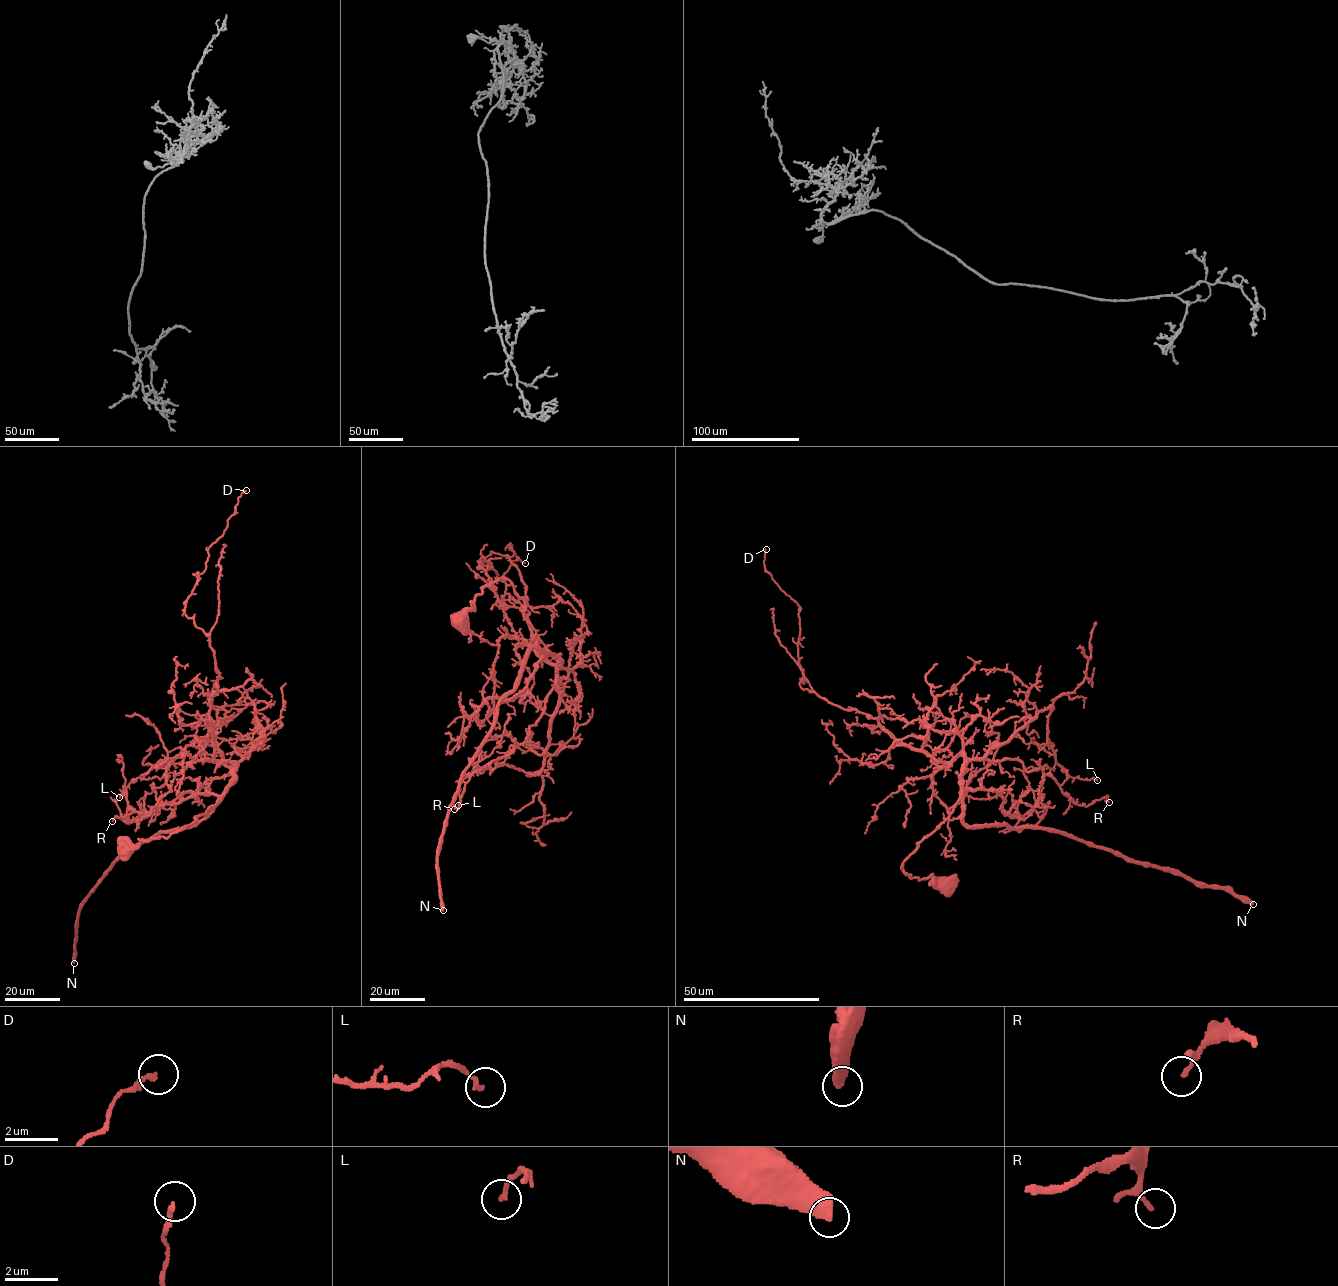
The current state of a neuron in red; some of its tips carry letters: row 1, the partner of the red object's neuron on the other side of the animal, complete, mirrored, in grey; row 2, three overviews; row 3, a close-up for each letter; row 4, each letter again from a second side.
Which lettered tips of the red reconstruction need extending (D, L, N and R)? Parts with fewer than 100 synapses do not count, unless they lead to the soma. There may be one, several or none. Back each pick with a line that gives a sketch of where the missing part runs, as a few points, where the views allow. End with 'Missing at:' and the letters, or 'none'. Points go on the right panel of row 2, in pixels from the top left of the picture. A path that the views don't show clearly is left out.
Missing at: N

